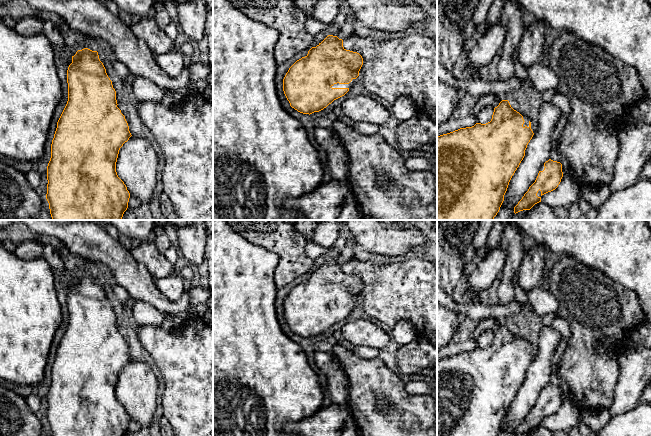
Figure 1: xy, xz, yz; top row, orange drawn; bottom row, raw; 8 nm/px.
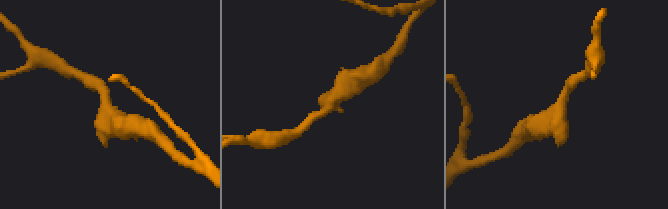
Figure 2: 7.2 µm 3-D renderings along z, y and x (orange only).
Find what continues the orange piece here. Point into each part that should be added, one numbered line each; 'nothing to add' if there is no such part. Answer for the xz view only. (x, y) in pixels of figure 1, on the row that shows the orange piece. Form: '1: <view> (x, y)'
1: xz (351, 83)

